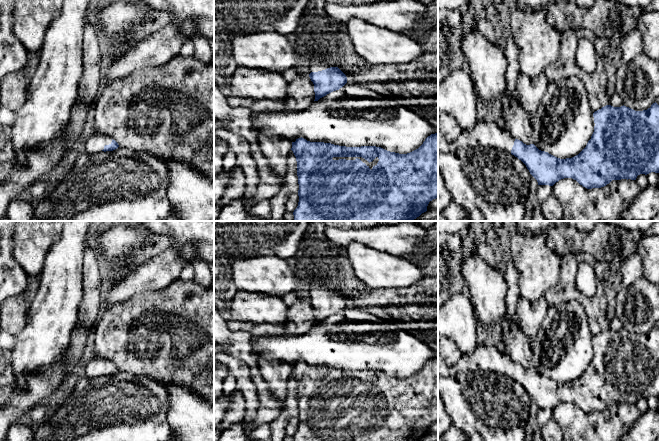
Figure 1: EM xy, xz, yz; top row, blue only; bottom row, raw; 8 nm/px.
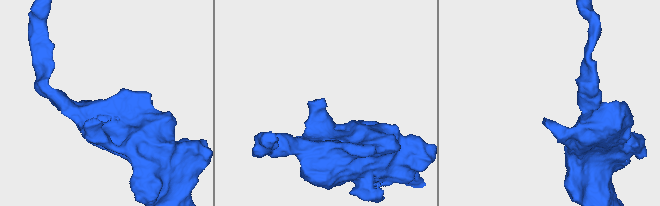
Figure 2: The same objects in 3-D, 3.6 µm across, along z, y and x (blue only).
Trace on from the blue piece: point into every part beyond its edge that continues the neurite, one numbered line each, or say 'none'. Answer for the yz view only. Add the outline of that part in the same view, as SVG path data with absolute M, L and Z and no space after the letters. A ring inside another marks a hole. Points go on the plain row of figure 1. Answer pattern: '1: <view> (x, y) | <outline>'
1: yz (490, 357) | M495 343L478 345L474 352L462 355L452 367L448 367L438 351L438 375L449 376L461 372L492 371L511 377L515 362Z

